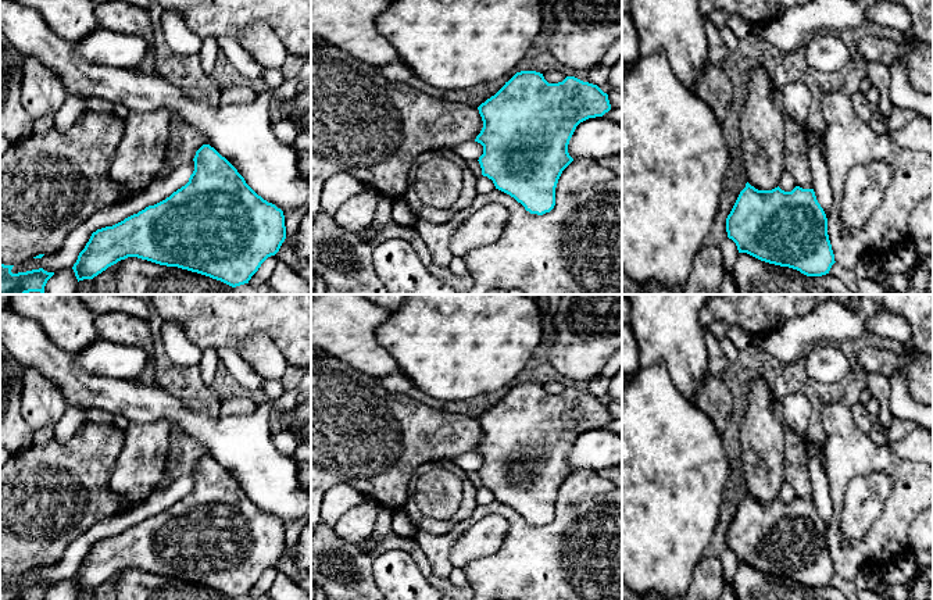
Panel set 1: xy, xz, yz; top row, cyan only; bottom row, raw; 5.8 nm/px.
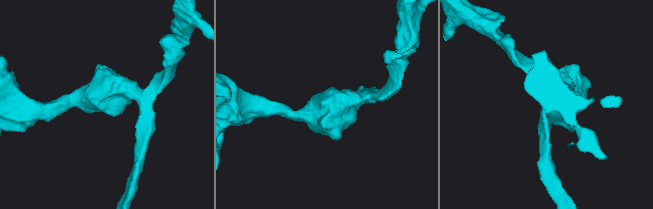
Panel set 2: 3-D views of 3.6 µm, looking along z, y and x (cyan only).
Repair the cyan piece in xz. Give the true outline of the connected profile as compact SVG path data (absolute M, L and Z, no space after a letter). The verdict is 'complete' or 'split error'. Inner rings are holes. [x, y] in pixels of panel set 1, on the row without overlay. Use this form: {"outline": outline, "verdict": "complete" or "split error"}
{"outline": "M521 382L478 421L483 432L475 450L483 457L483 465L478 471L482 486L530 525L543 526L554 519L558 490L573 472L568 456L576 438L589 429L603 428L611 421L611 415L608 406L597 396L575 388L548 394L540 383Z", "verdict": "complete"}

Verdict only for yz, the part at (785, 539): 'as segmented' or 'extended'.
as segmented

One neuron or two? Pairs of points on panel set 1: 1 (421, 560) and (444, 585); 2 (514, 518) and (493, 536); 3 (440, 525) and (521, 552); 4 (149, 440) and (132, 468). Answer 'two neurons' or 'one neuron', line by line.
1: one neuron
2: two neurons
3: two neurons
4: one neuron

